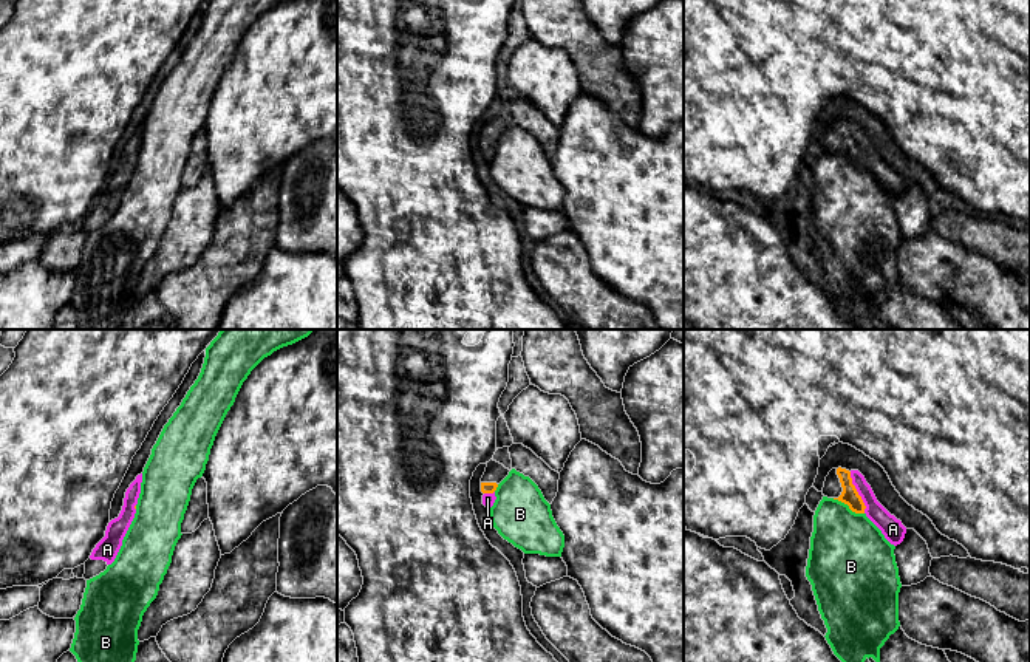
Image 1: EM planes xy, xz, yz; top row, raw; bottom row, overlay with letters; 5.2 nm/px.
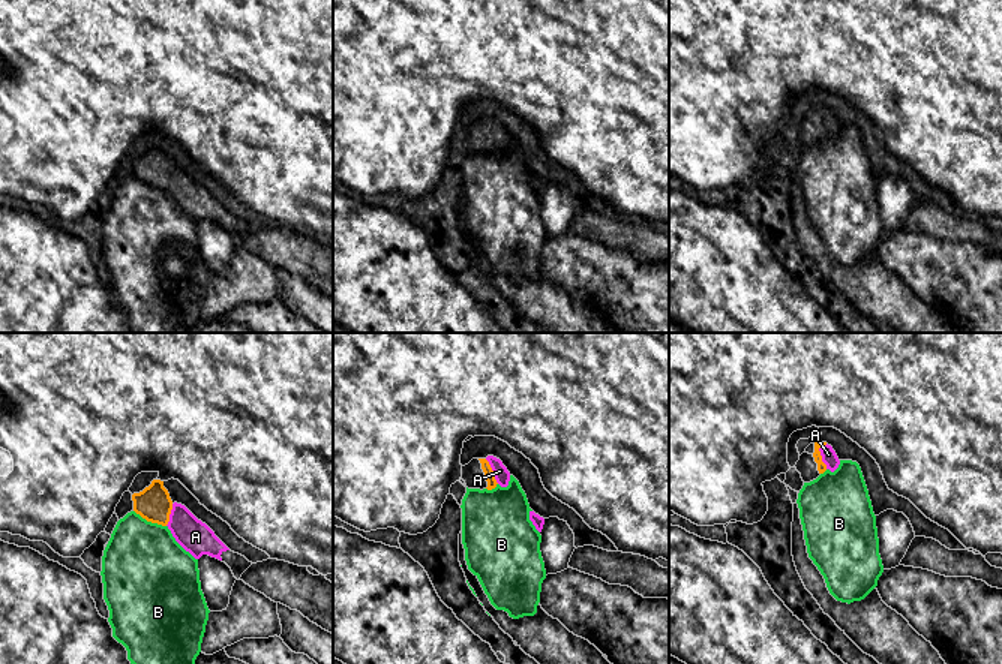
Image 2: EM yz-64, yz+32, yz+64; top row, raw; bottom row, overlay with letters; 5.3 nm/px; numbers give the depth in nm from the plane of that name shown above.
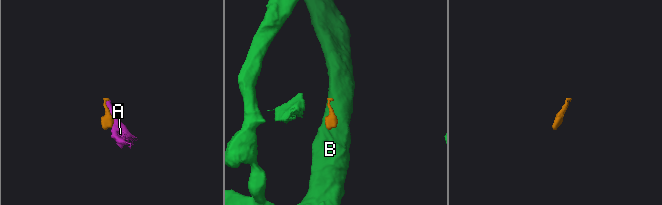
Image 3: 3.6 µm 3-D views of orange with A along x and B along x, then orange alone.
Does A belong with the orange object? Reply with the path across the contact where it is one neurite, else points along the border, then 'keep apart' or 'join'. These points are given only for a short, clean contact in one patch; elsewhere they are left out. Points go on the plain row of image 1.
runs through yz (849, 149), (857, 146), (890, 180); join

